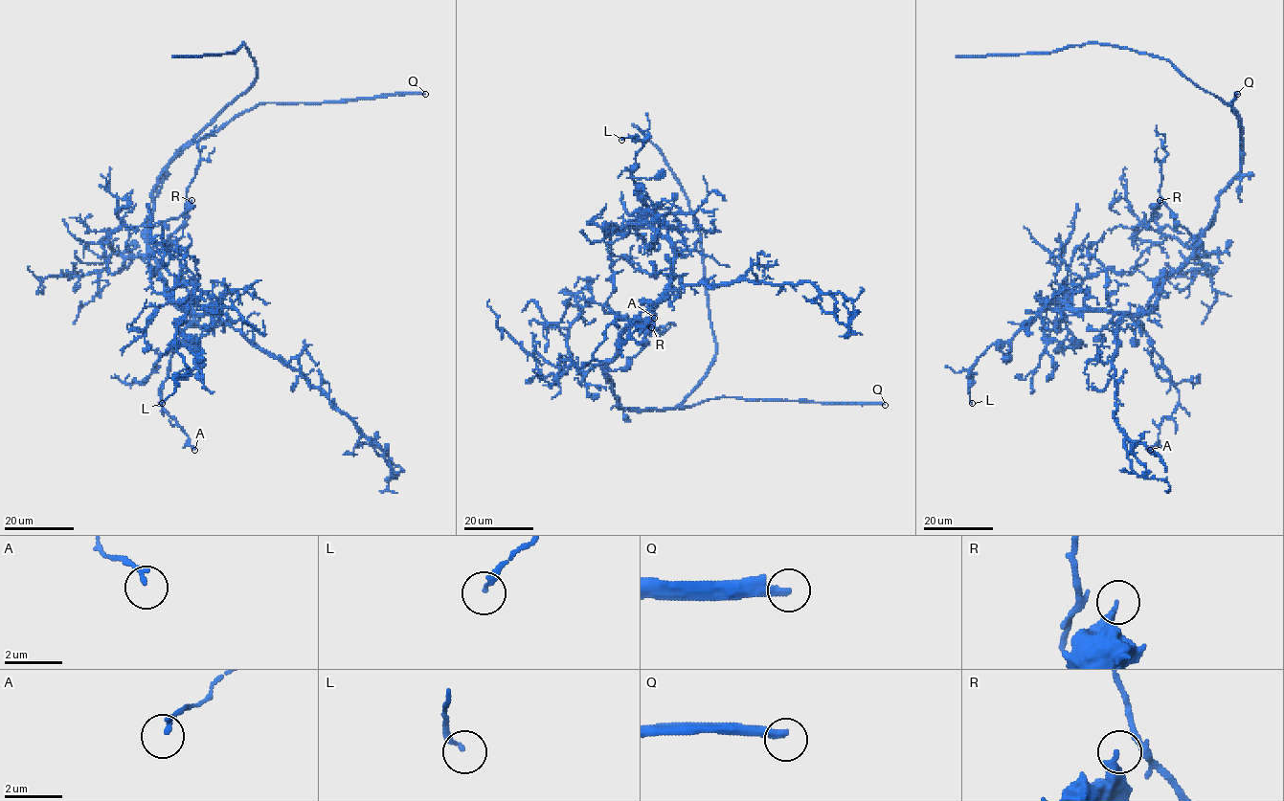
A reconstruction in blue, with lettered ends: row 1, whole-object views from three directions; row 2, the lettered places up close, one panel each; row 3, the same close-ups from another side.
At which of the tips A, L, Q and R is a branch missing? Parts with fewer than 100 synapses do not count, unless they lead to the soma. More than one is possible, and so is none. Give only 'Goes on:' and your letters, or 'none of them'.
Goes on: Q

